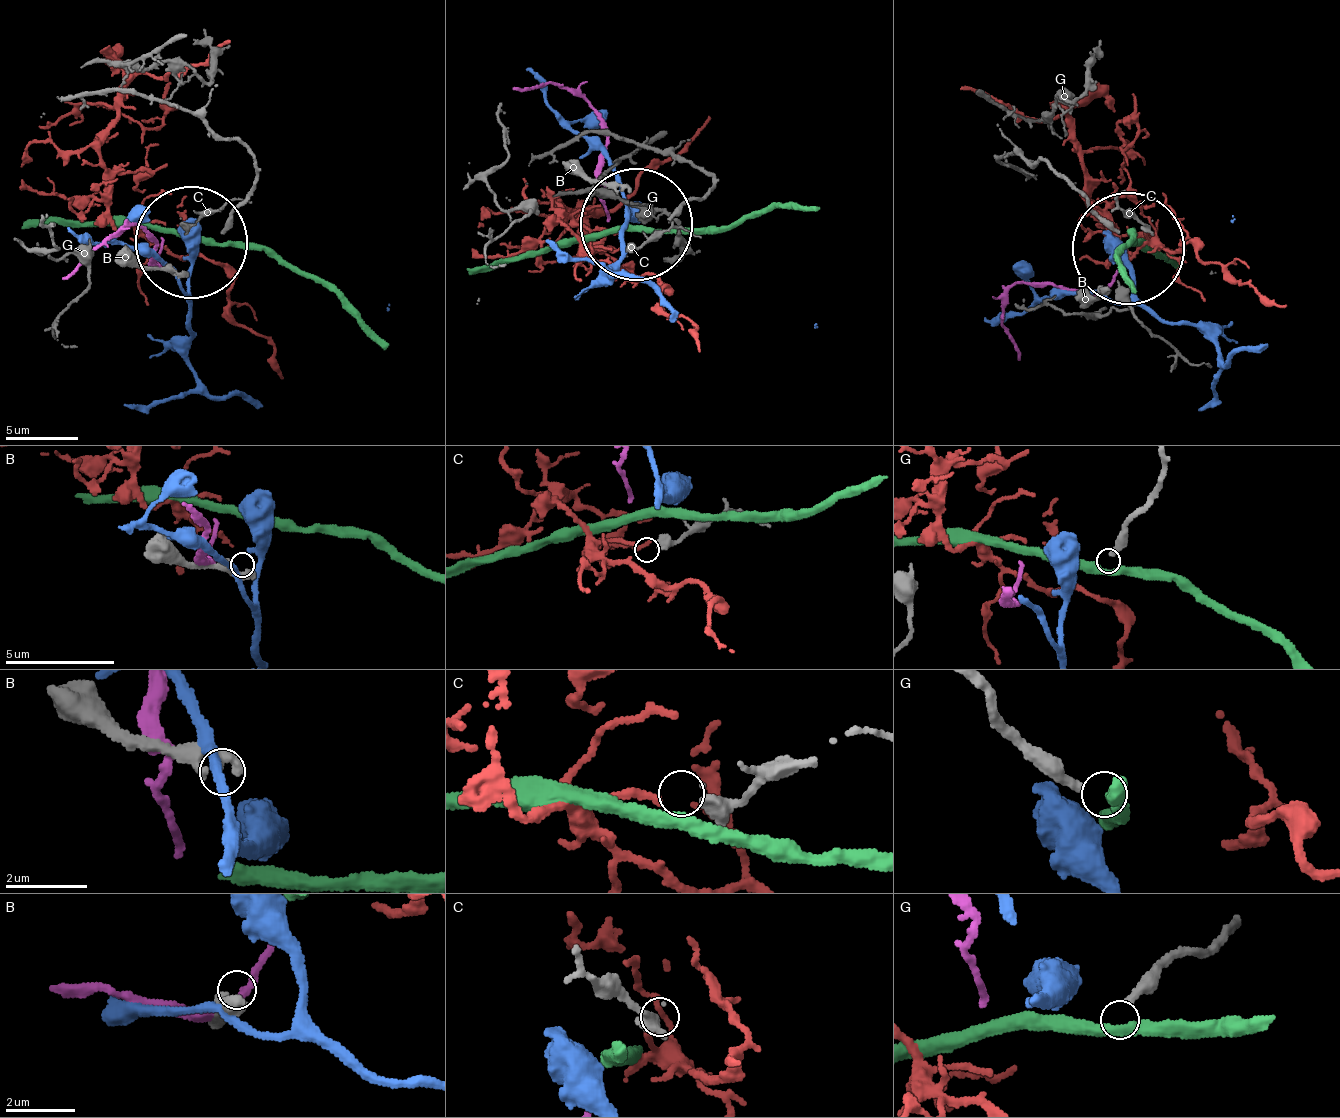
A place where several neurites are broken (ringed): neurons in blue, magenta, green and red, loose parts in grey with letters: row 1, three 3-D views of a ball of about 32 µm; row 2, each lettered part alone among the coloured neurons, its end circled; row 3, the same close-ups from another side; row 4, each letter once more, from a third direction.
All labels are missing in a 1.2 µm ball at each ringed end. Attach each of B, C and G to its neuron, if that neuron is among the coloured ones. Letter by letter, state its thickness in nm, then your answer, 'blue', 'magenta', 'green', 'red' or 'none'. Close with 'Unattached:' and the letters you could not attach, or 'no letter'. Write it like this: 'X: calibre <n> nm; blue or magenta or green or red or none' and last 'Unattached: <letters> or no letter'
B: calibre 300 nm; none
C: calibre 420 nm; red
G: calibre 280 nm; none
Unattached: B, G

